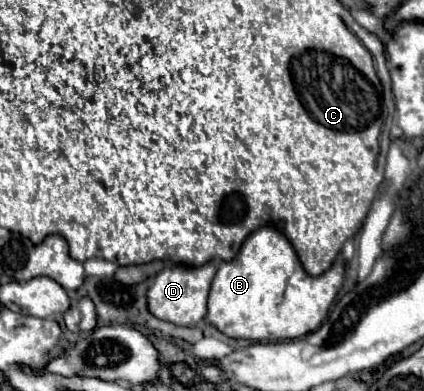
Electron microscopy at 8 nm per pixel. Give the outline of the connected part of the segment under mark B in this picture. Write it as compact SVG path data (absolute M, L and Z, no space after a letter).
M262 226L244 240L234 260L218 264L206 318L230 338L278 342L306 336L328 316L328 310L342 288L344 268L344 260L338 258L324 274L310 276L290 240L276 228Z

